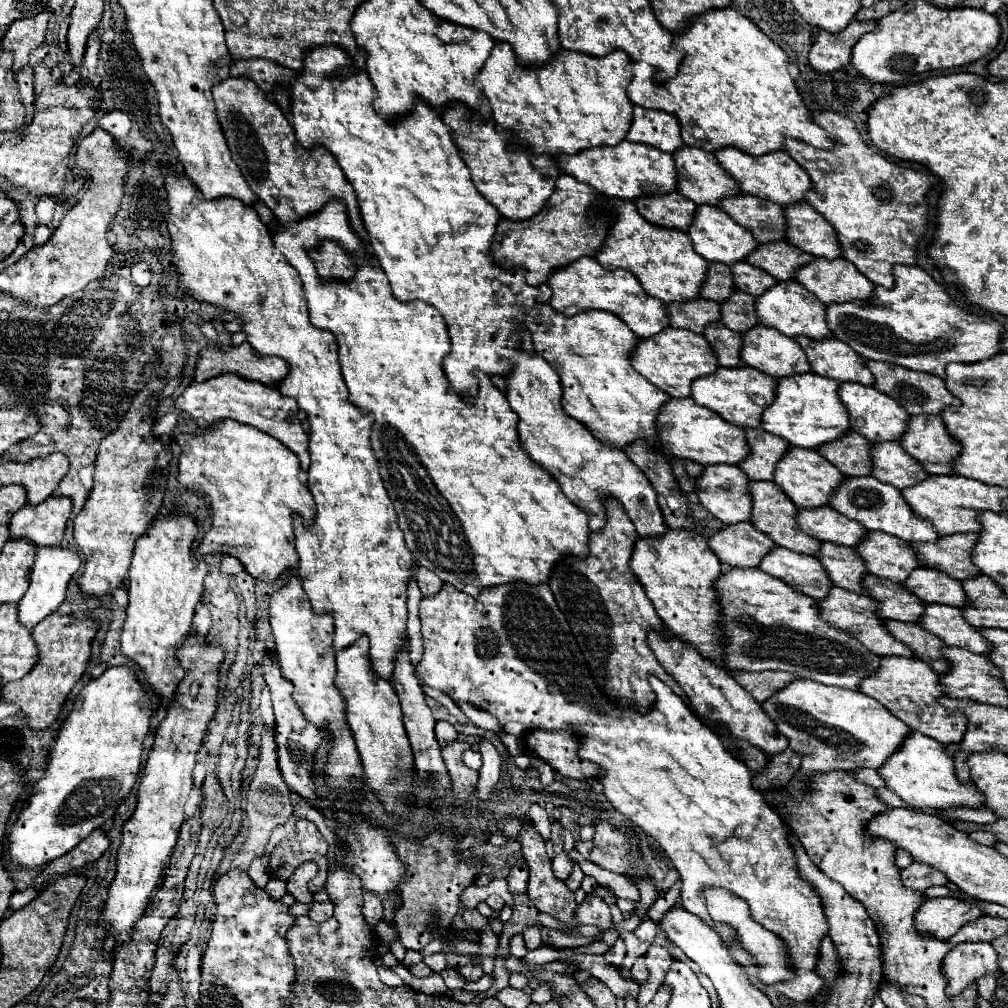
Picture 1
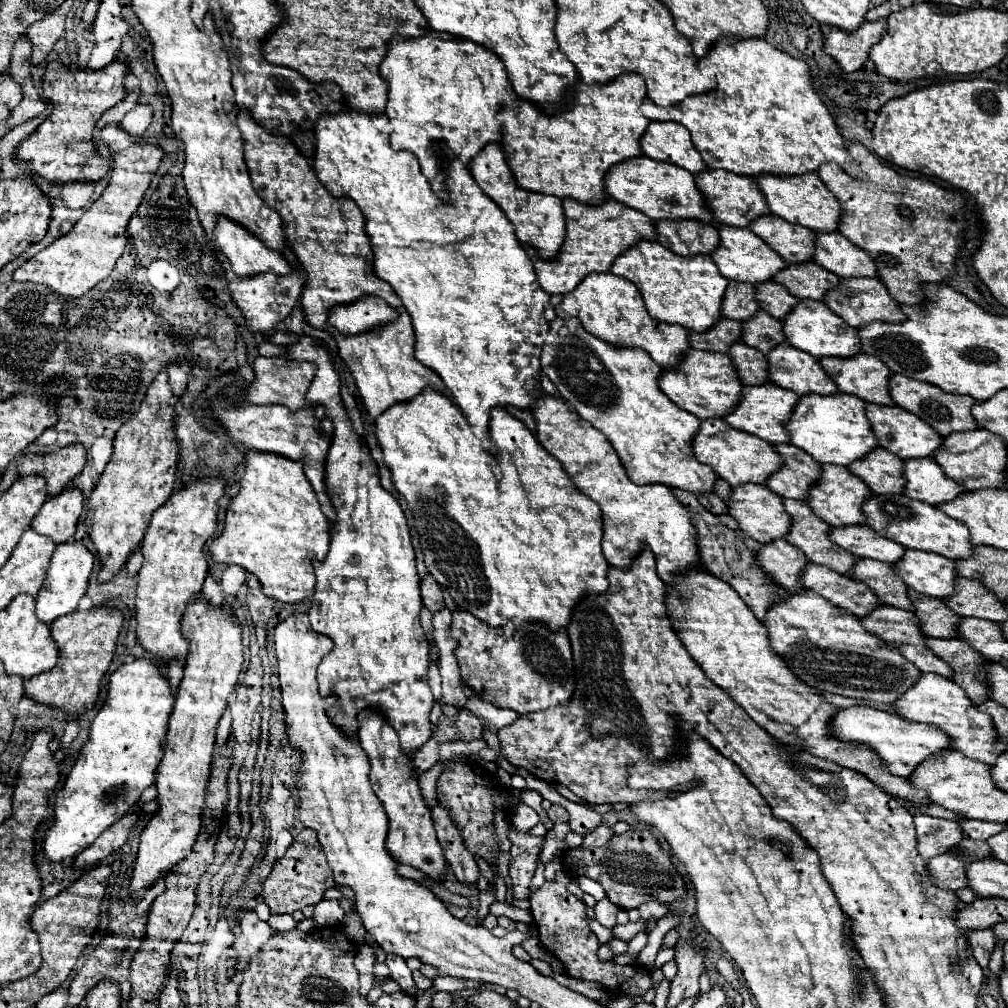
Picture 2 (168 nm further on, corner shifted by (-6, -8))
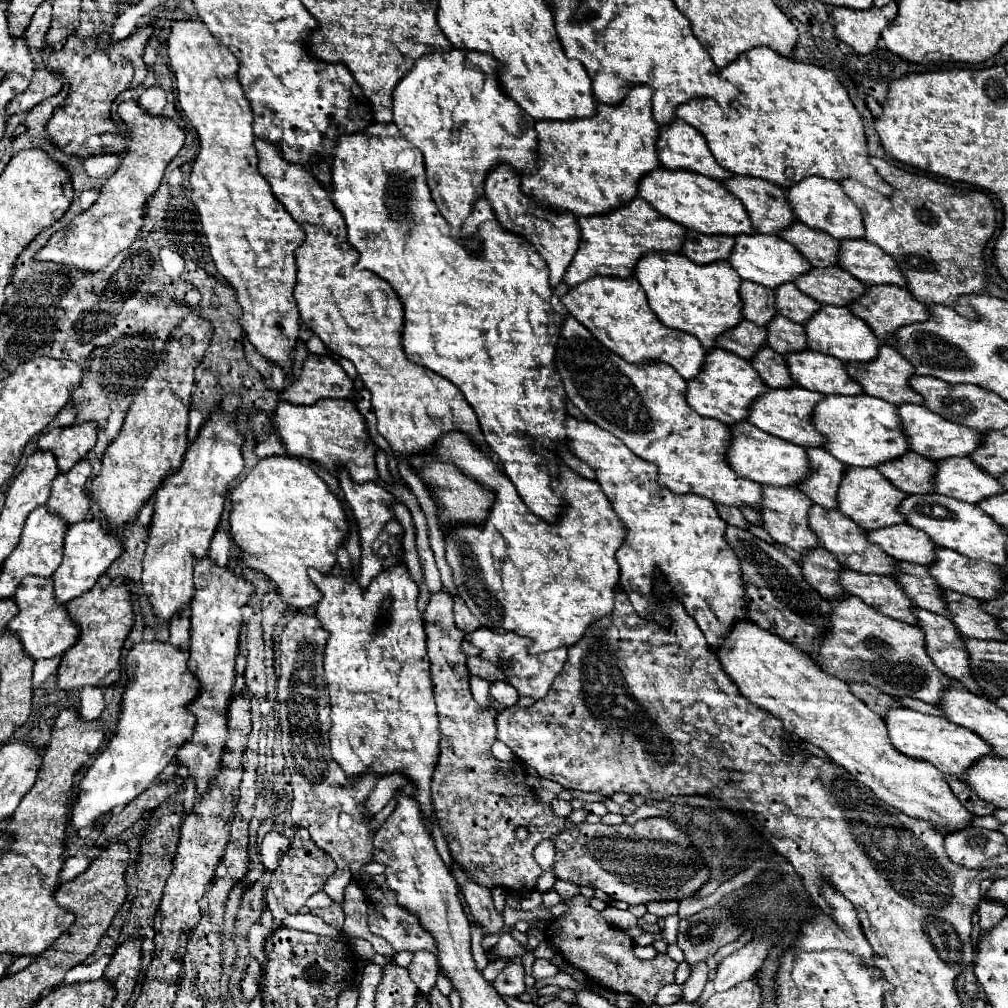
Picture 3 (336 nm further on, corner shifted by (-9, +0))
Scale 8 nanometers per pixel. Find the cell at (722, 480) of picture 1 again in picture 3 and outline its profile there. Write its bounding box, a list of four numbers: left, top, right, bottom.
[759,486,819,552]

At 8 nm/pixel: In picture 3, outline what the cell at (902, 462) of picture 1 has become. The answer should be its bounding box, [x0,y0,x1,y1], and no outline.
[933,458,1003,504]

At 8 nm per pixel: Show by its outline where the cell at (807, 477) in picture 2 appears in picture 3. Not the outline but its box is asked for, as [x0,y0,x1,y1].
[797,448,845,508]

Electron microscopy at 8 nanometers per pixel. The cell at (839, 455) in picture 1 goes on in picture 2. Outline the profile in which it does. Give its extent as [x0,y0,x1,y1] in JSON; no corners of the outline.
[848,448,904,494]

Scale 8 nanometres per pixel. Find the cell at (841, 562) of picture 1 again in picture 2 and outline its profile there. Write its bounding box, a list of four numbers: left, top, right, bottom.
[852,558,914,612]

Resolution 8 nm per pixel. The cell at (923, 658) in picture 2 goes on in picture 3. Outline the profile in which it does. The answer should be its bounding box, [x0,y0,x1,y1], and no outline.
[913,608,985,696]

